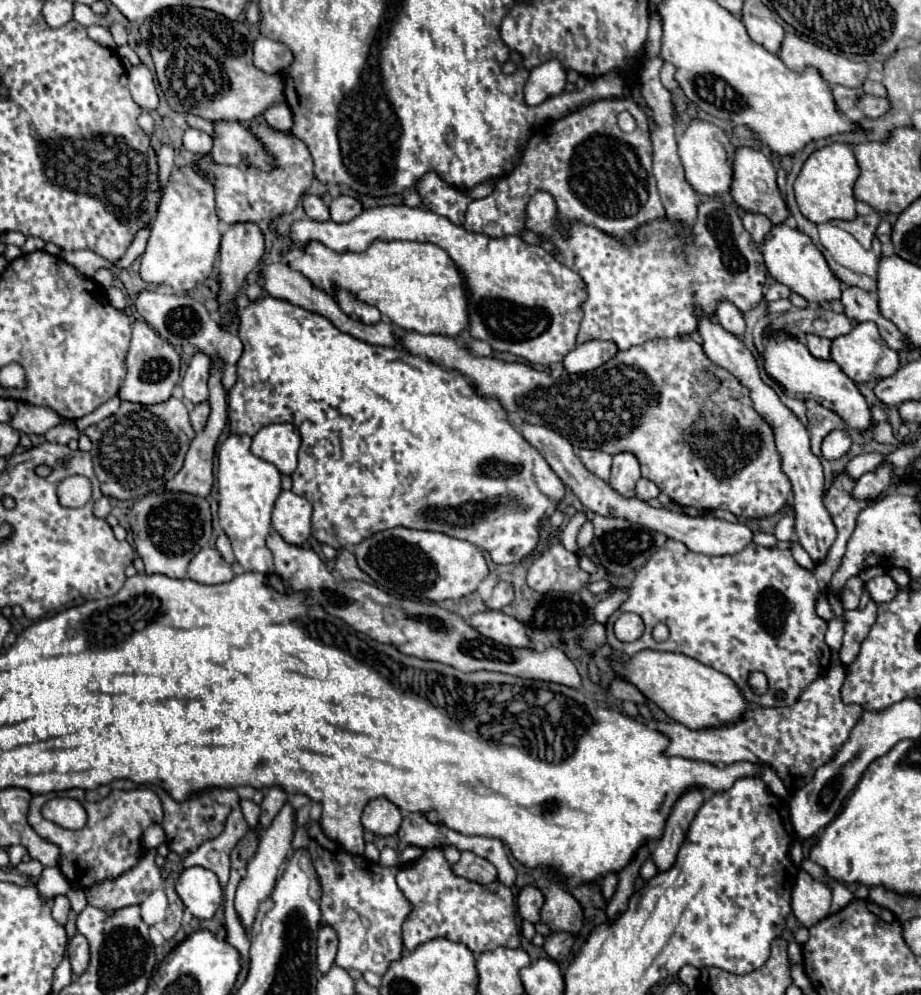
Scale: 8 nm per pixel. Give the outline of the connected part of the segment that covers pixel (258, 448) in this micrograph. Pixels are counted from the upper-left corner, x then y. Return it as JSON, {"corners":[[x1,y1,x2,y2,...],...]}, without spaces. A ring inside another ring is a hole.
{"corners":[[269,424,253,436,251,452,257,458,277,466,281,474,291,476,297,468,299,446,301,436,293,424]]}

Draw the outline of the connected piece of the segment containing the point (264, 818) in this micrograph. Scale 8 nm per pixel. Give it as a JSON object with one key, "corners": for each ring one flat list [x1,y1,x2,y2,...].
{"corners":[[273,786,265,792,265,798,261,802,261,828,263,830,273,822,273,818,279,814,279,810,285,804,287,804,287,794,281,788]]}

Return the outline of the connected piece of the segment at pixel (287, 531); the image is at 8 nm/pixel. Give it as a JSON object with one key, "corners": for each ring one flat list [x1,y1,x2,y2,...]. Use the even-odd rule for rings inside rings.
{"corners":[[281,492,273,508,273,530,293,546,303,546,311,536,313,506,295,492]]}

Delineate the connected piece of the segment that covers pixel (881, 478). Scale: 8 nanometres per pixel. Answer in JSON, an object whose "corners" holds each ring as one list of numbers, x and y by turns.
{"corners":[[883,464,875,472,863,474,855,482,851,496,857,500,875,500,877,496,881,496,891,486,891,482,893,482,893,466]]}

